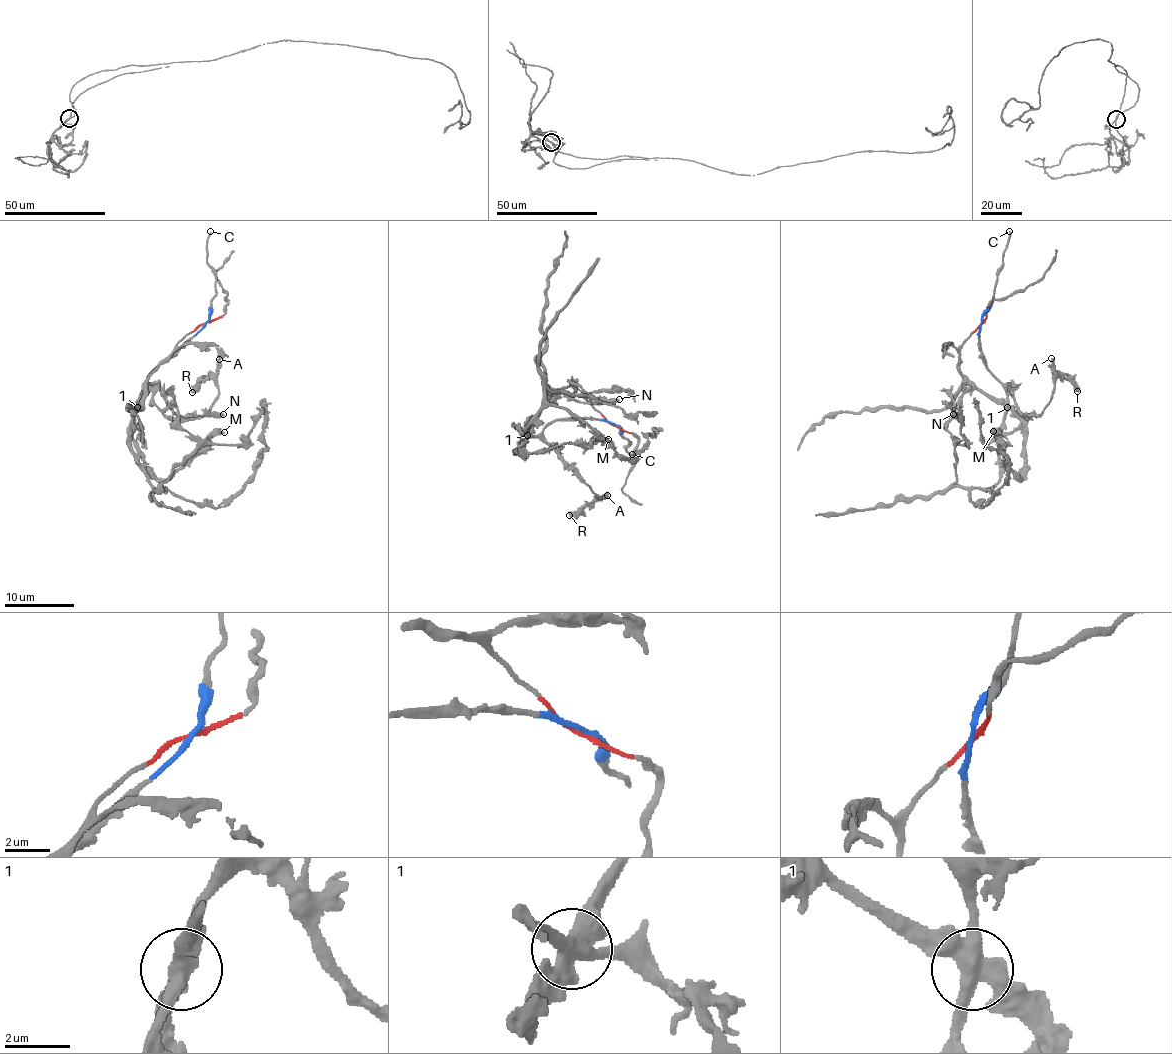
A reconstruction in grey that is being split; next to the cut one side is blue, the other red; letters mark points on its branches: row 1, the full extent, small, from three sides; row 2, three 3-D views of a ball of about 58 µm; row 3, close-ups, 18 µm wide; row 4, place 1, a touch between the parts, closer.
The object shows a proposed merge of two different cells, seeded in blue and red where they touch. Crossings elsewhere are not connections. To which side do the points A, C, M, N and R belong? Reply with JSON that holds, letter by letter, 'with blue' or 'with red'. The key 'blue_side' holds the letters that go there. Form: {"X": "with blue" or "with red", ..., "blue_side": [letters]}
{"A": "with blue", "C": "with blue", "M": "with red", "N": "with red", "R": "with blue", "blue_side": ["A", "C", "R"]}

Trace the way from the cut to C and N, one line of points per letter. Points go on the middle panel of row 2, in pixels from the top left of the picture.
C: (615, 426), (618, 426), (620, 434), (632, 442), (624, 447), (631, 454)
N: (615, 426), (582, 397), (557, 394), (549, 401), (556, 390), (579, 402), (615, 402), (619, 398)

